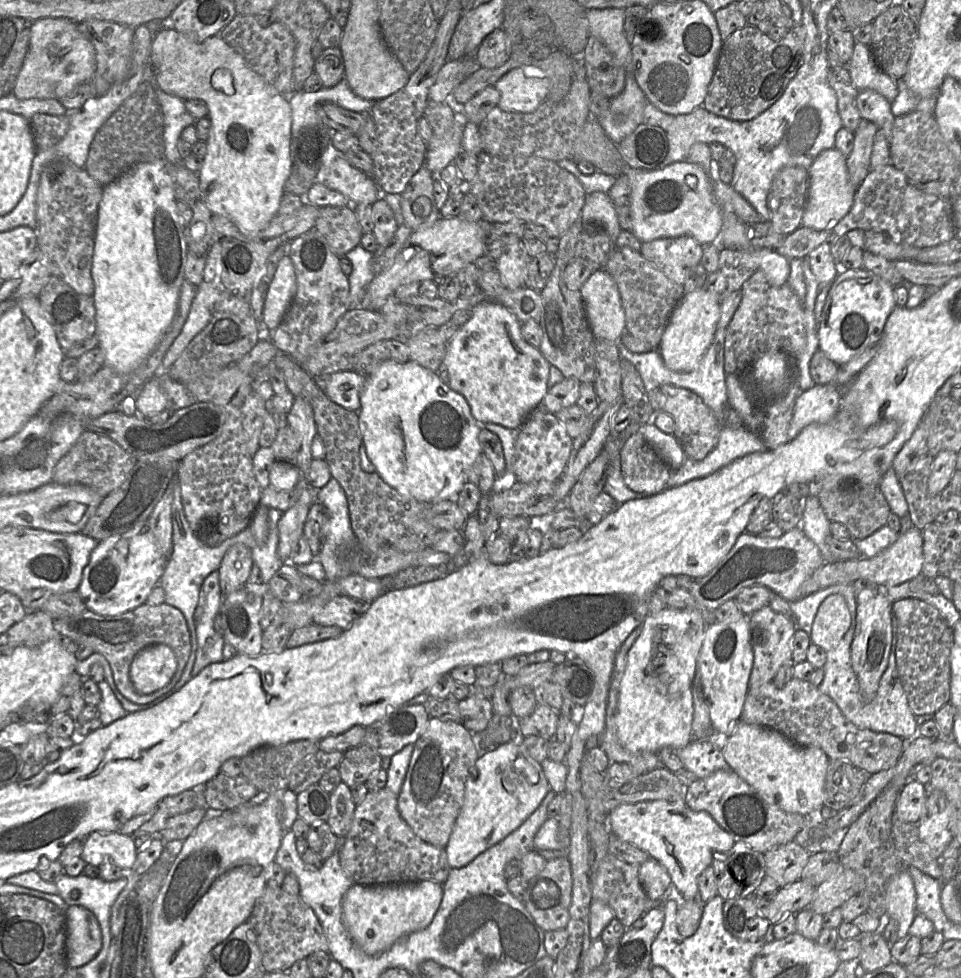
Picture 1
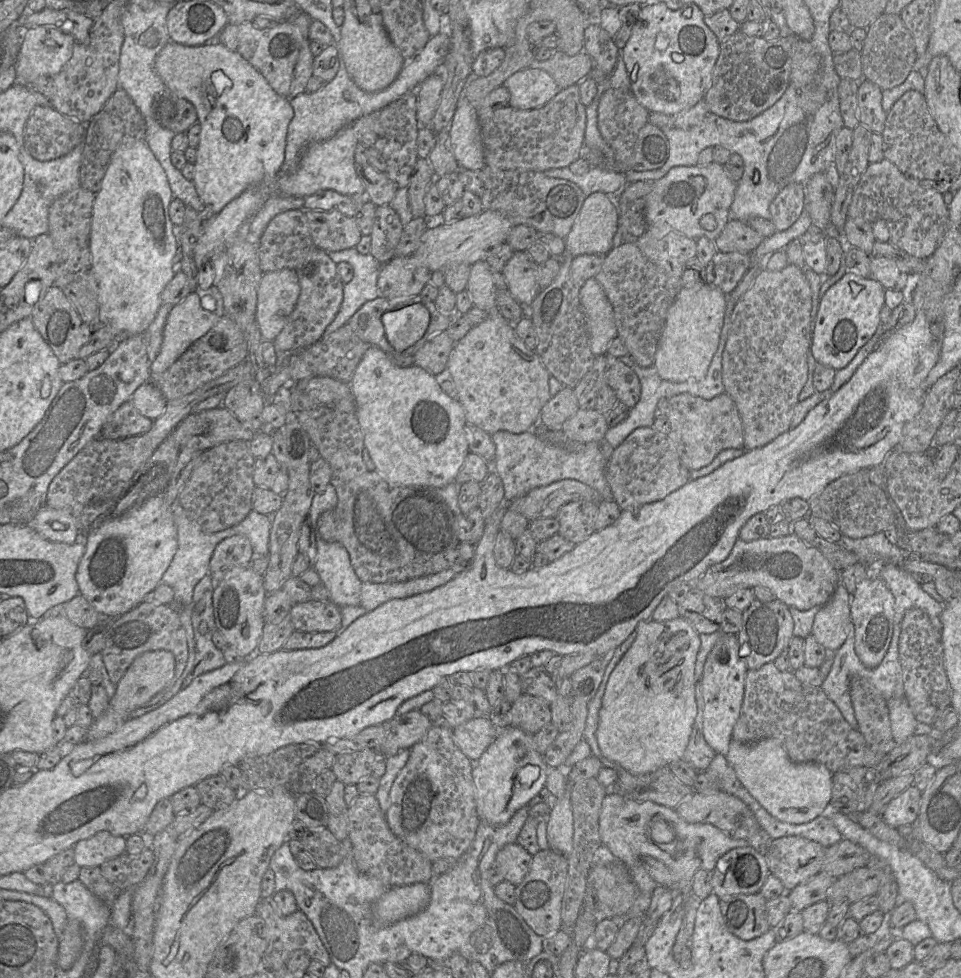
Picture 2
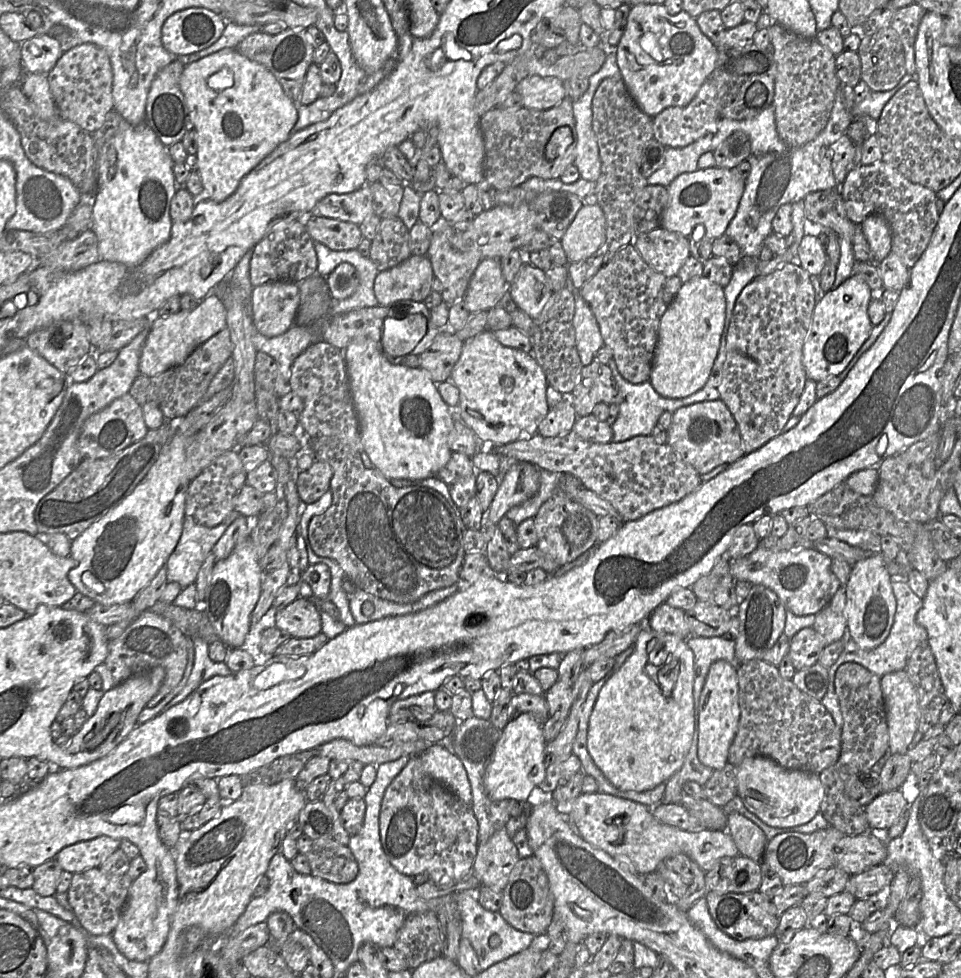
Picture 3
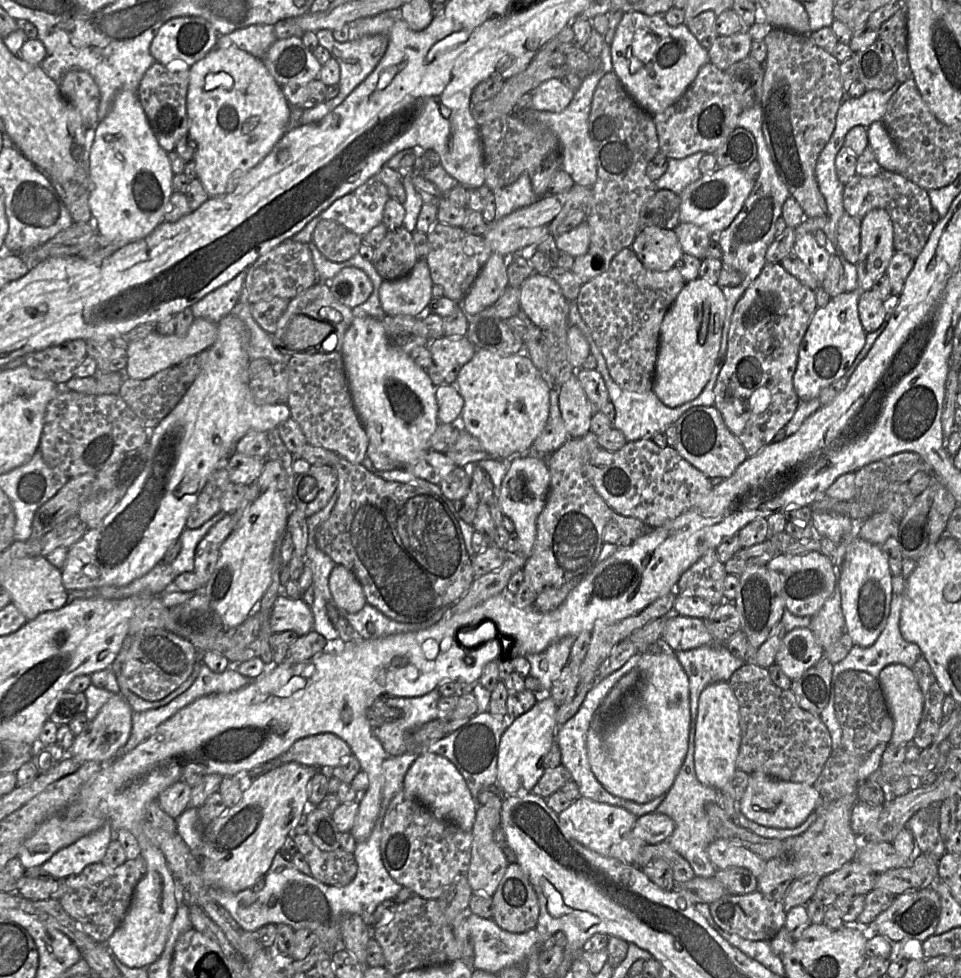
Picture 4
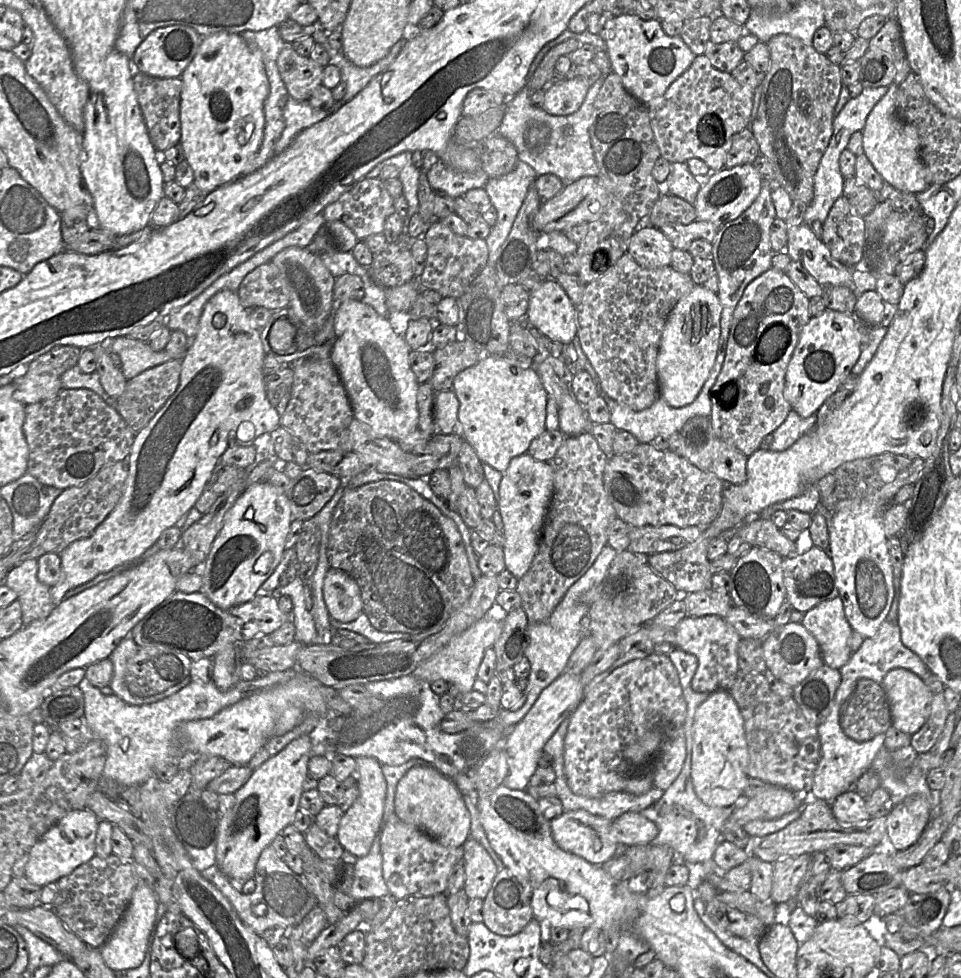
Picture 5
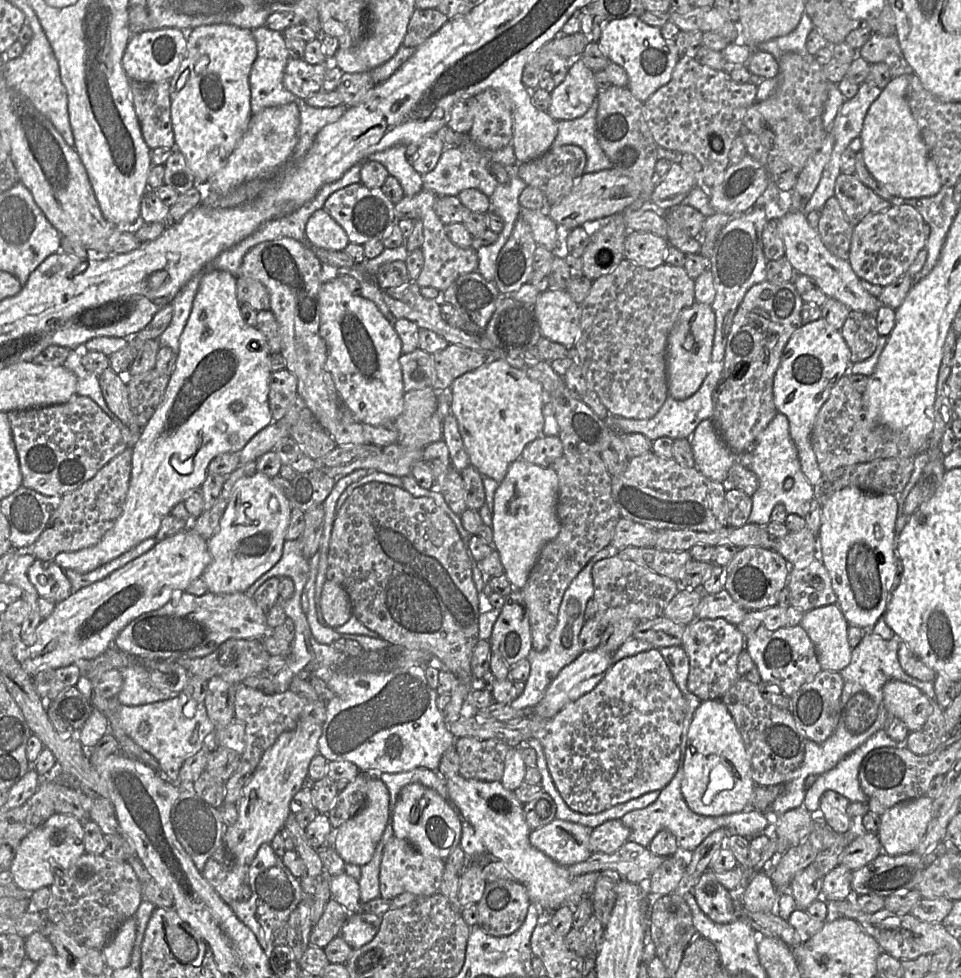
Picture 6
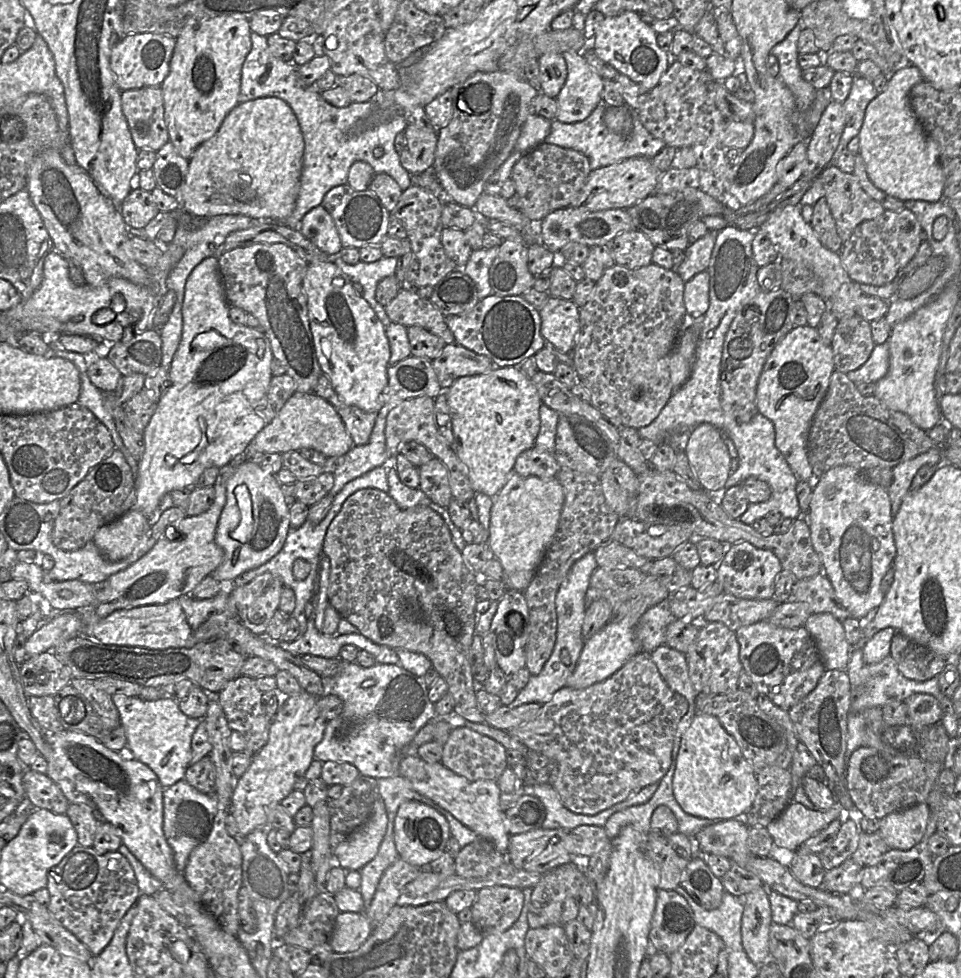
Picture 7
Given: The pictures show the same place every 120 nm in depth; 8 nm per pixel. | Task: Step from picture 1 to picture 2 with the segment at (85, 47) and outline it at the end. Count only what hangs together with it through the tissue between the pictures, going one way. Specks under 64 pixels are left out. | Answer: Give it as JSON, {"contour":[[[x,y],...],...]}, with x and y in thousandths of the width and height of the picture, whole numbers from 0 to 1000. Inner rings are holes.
{"contour":[[[40,27],[25,31],[16,63],[18,85],[61,75],[75,57],[78,40],[59,29]]]}

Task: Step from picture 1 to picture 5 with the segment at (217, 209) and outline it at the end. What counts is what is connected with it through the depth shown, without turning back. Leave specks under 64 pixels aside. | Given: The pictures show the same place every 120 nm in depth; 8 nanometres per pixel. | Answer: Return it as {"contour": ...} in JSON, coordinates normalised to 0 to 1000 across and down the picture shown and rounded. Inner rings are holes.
{"contour":[[[227,33],[212,38],[203,58],[187,80],[187,148],[191,164],[201,174],[201,187],[219,197],[251,181],[256,168],[272,149],[276,130],[275,104],[281,93],[273,54],[251,35]]]}

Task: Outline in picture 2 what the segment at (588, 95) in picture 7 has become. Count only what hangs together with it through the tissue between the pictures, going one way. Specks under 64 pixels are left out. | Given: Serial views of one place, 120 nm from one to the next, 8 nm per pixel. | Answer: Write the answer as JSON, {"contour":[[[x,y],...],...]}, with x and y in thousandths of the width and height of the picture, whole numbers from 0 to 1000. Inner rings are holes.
{"contour":[[[560,70],[542,71],[522,88],[530,94],[530,108],[543,112],[562,110],[583,93],[574,78]]]}

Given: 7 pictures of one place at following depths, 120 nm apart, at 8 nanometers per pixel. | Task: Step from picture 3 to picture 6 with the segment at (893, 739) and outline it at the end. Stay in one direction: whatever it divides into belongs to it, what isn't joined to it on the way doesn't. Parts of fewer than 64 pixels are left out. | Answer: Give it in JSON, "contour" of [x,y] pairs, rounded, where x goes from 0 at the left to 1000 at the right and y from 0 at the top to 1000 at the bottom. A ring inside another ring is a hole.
{"contour":[[[935,695],[920,699],[919,716],[923,728],[941,737],[947,748],[957,745],[970,728],[969,715],[956,703]]]}

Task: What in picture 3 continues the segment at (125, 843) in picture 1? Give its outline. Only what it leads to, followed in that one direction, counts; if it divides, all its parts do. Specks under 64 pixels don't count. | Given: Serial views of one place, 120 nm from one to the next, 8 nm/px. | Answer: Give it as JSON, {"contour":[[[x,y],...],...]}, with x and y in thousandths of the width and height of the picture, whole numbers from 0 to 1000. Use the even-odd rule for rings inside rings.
{"contour":[[[106,854],[66,867],[60,871],[57,878],[66,891],[77,894],[103,888],[124,866],[125,859]]]}

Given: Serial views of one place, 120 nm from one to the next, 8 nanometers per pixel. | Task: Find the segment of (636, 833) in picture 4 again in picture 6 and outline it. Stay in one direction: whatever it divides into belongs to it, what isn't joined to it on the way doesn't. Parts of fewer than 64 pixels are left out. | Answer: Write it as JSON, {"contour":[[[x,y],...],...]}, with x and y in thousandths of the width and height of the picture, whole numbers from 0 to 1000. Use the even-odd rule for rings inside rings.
{"contour":[[[646,837],[632,839],[615,849],[613,868],[616,872],[637,872],[651,862],[656,848]]]}

